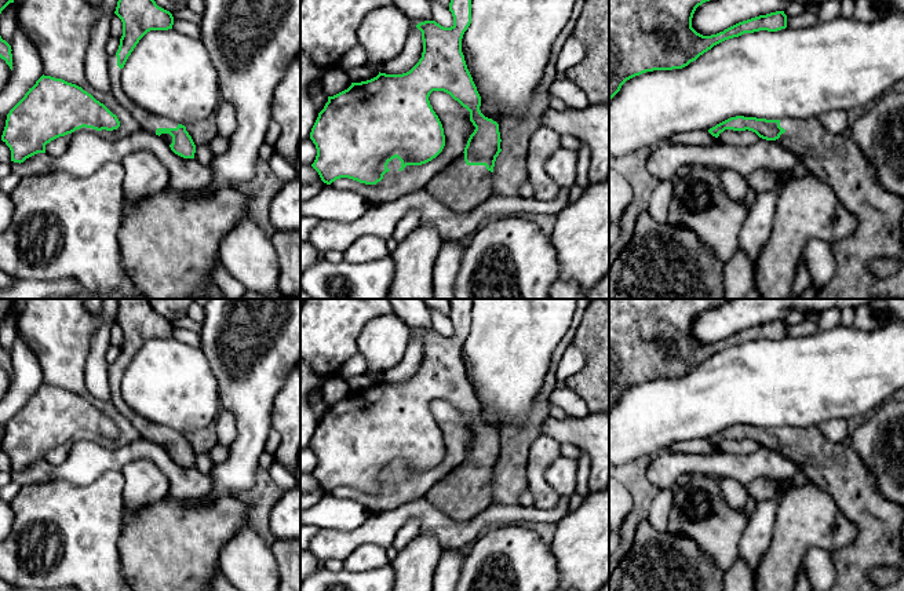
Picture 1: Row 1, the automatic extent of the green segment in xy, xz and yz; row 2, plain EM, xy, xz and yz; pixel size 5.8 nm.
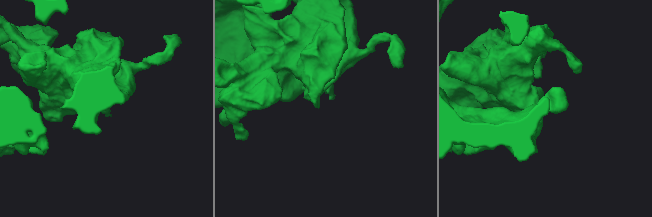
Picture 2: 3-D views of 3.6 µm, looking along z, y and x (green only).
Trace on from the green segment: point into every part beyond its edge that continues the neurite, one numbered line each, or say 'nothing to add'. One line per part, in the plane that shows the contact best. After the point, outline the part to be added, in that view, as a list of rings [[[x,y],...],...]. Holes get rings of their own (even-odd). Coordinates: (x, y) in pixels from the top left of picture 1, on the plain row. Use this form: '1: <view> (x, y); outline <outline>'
1: xz (460, 496); outline [[[460,462],[424,497],[448,518],[463,523],[493,504],[492,481],[485,474],[467,474]]]

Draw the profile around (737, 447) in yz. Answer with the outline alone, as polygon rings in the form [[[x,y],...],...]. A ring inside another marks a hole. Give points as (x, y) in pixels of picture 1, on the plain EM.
[[[725,438],[723,441],[719,442],[718,446],[721,450],[733,455],[748,455],[761,448],[755,441],[748,438],[746,439]]]

